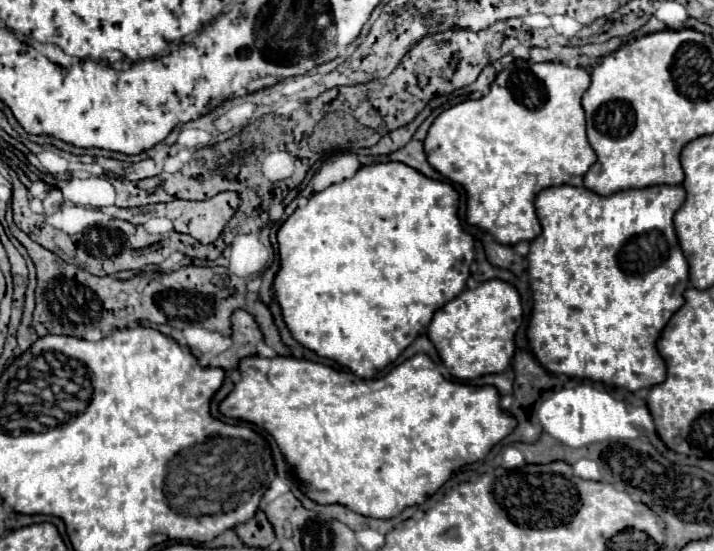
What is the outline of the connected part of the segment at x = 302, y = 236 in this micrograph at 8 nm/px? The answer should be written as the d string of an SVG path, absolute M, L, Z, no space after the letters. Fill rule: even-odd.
M375 163L375 165L363 165L355 177L345 179L341 183L335 183L319 193L313 193L309 197L307 207L295 209L293 215L279 227L277 231L277 243L279 243L279 271L273 279L273 291L275 299L281 307L283 321L287 329L291 331L293 339L299 341L303 347L315 351L319 357L333 359L339 365L347 367L355 377L359 379L373 379L381 369L391 365L423 331L423 327L429 323L433 313L443 307L449 299L455 299L463 289L465 281L469 279L469 267L473 263L473 239L469 233L463 231L459 219L457 219L457 203L459 195L450 182L433 181L419 171L411 169L405 163Z

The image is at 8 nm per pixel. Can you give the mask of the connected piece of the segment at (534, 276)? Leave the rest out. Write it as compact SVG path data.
M559 185L559 187L547 187L537 193L535 197L535 211L537 219L541 223L541 235L537 235L531 241L531 249L527 253L527 273L529 273L529 287L533 291L533 313L527 327L527 339L533 355L537 361L555 375L567 375L567 377L579 377L579 379L591 379L605 383L607 387L625 387L629 391L637 391L643 387L653 387L661 381L665 381L665 363L661 355L655 349L657 337L663 331L665 323L671 319L671 315L683 305L683 291L689 285L689 267L685 263L685 257L681 255L681 247L677 243L677 235L673 229L673 215L683 205L685 191L683 187L645 187L645 189L625 189L613 195L597 195L585 187L573 187L573 185Z

